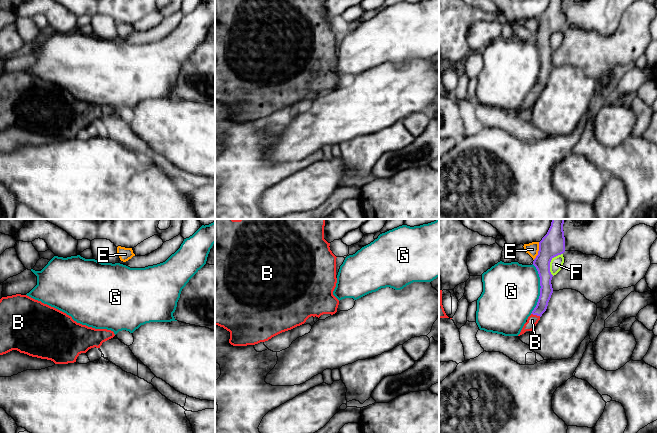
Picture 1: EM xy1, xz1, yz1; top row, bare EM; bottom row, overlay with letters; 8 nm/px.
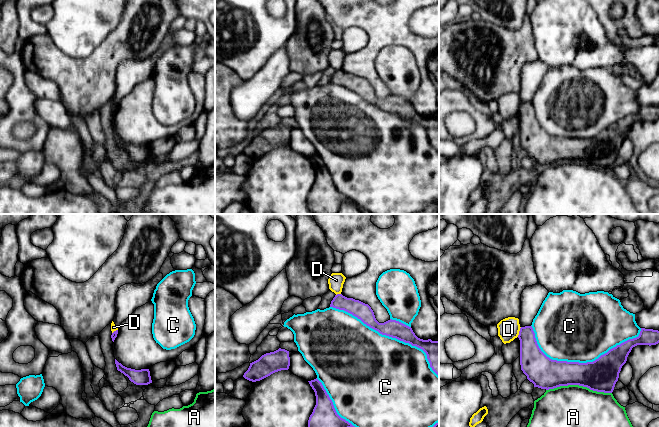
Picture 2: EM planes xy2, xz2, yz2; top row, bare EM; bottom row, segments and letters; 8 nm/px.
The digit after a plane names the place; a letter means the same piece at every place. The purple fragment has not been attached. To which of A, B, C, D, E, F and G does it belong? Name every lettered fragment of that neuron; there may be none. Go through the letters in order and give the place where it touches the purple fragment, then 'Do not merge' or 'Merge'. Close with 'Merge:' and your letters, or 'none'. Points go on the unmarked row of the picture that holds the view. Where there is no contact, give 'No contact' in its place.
A: Touches purple at yz2 (579, 161). Do not merge
B: Touches purple at yz1 (536, 90). Merge
C: Touches purple at yz2 (581, 139). Do not merge
D: Touches purple at yz2 (519, 108). Do not merge
E: Touches purple at yz1 (538, 27). Do not merge
F: Touches purple at yz1 (550, 37). Do not merge
G: Touches purple at yz1 (540, 65). Do not merge
Merge: B

